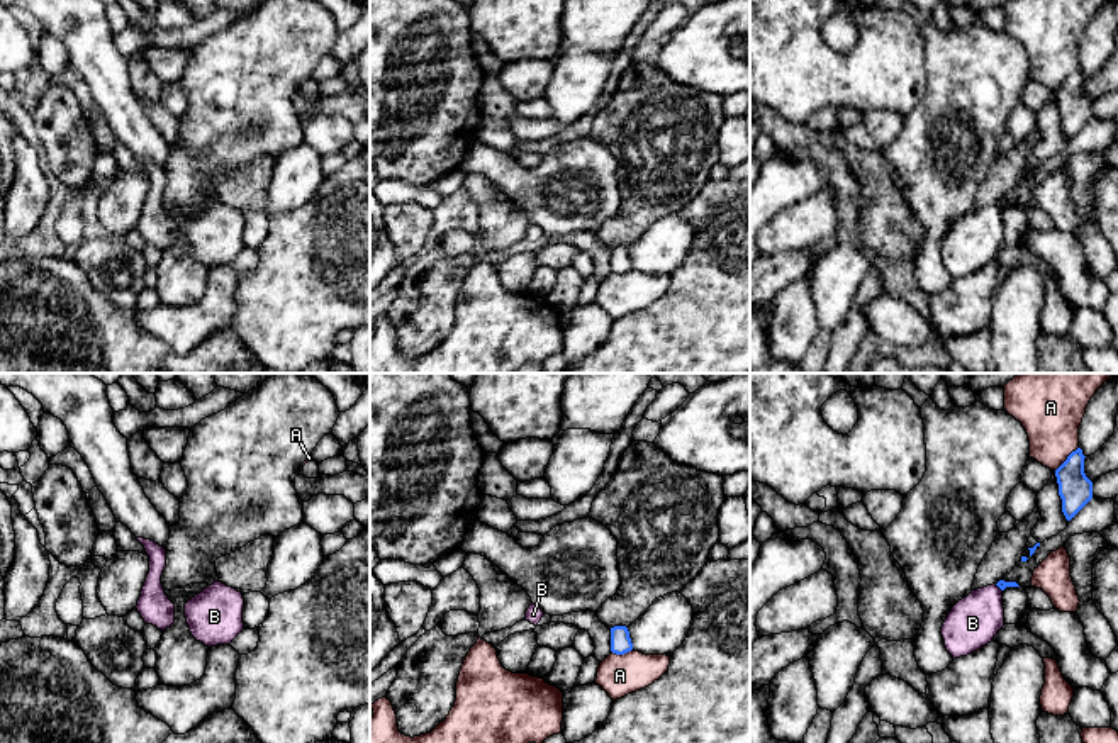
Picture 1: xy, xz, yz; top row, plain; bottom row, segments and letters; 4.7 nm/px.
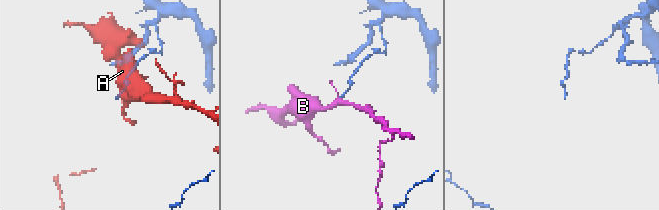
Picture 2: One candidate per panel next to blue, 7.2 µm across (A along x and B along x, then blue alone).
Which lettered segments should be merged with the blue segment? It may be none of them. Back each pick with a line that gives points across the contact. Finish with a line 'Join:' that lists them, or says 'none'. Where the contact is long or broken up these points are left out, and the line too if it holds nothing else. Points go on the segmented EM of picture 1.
Join: none

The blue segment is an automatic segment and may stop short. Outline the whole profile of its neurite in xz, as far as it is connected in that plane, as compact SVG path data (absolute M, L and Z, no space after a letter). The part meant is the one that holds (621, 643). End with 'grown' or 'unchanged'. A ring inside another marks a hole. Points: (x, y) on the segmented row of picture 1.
M626 626L611 628L611 651L616 655L624 655L633 650L629 631Z; unchanged

